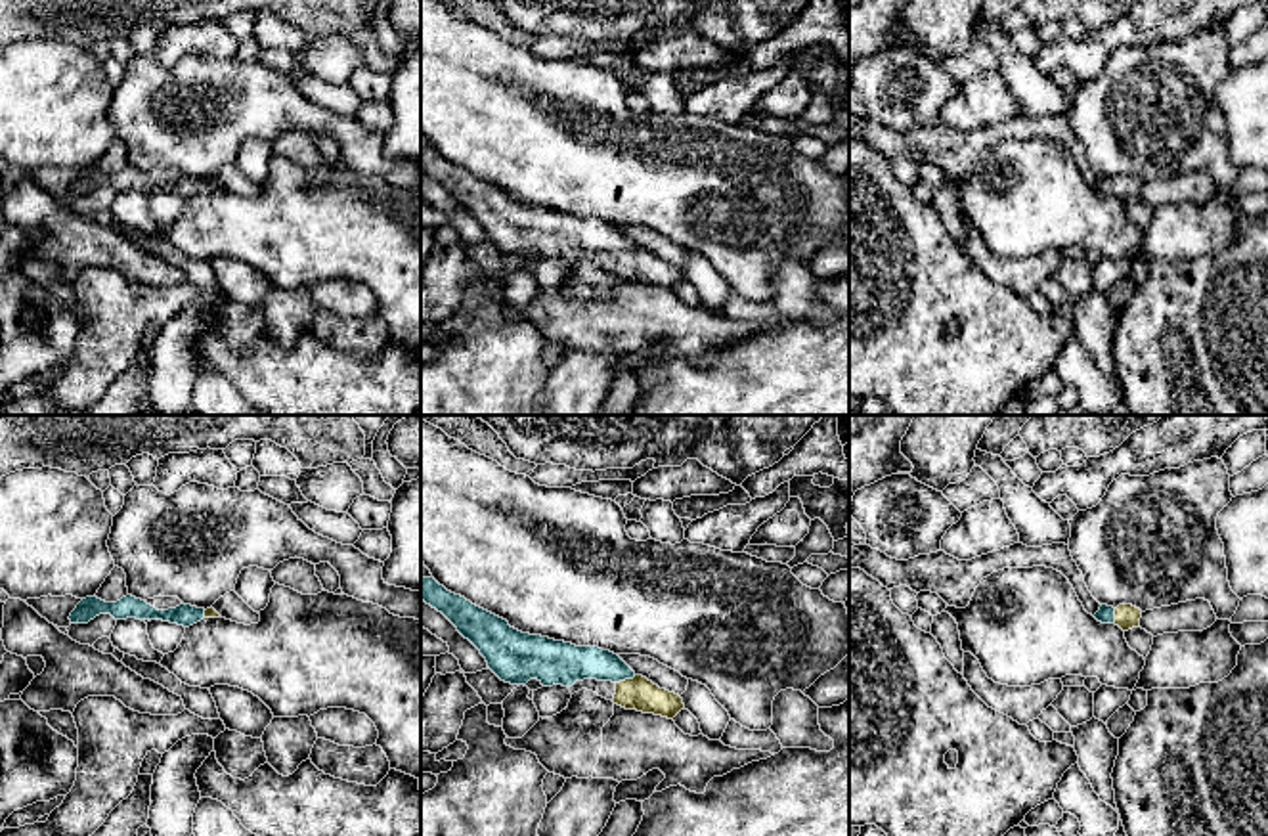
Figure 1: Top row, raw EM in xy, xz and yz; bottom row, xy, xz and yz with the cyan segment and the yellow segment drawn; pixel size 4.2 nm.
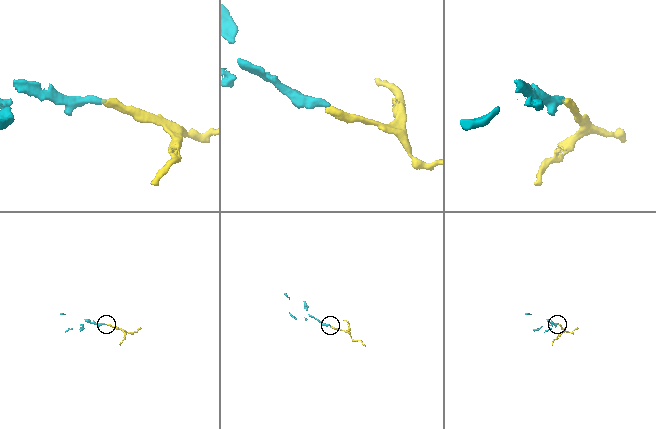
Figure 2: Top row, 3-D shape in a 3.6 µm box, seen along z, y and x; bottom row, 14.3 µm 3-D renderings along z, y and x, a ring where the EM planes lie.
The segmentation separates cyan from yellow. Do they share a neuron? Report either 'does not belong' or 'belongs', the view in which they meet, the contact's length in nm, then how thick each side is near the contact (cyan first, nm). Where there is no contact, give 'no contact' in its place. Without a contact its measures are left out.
belongs; contact in xz; length 90 nm; calibres 160 and 140 nm

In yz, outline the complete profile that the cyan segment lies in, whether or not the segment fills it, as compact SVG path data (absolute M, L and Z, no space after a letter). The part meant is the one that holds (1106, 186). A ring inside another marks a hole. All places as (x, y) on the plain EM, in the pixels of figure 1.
M1102 176L1094 189L1102 195L1115 195L1123 203L1140 199L1142 182L1132 176L1119 176L1117 180Z

